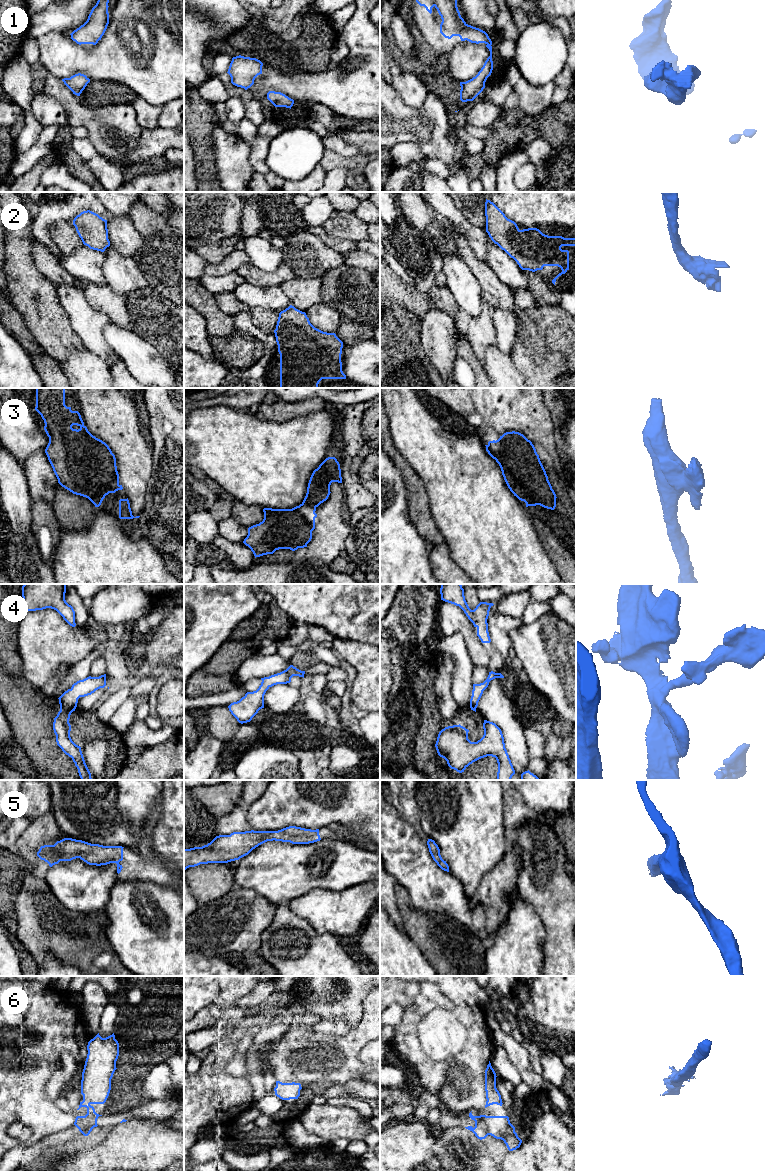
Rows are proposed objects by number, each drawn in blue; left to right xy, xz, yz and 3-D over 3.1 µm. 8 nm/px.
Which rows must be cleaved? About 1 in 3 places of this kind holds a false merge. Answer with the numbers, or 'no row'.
no row

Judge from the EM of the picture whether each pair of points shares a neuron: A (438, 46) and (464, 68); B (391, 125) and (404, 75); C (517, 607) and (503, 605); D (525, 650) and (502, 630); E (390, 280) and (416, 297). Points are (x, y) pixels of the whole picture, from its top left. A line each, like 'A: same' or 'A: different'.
A: different
B: different
C: same
D: different
E: same

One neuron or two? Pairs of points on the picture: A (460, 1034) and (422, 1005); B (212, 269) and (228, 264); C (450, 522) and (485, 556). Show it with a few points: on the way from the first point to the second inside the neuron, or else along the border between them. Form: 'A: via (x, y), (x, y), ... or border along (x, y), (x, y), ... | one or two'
A: via (451, 1034), (431, 1014) | one
B: via (216, 269), (224, 268) | one
C: via (459, 530), (476, 547) | one

